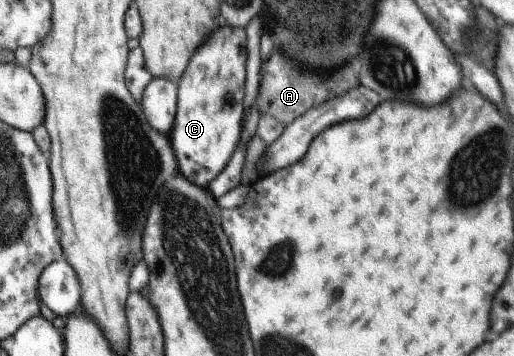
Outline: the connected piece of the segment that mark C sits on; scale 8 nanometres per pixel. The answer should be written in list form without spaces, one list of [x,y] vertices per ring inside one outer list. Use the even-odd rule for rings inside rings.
[[[222,21],[218,31],[212,31],[210,37],[206,39],[206,43],[202,43],[202,47],[198,47],[194,51],[182,79],[177,82],[177,111],[172,132],[168,136],[176,163],[178,163],[179,174],[198,187],[208,189],[209,184],[226,167],[240,141],[240,133],[243,131],[246,118],[243,103],[247,60],[245,29],[230,27],[230,25],[226,25],[225,21]]]

